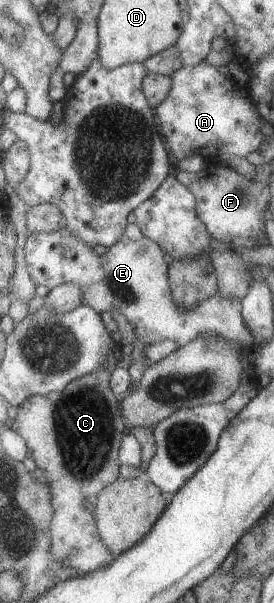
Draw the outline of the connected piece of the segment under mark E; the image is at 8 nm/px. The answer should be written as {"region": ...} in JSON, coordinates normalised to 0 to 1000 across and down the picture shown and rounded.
{"region":[[[245,378],[193,385],[120,385],[99,386],[88,405],[88,430],[95,446],[128,473],[164,474],[182,479],[219,471],[274,471],[296,481],[296,498],[303,504],[328,507],[347,517],[423,517],[456,526],[489,547],[496,561],[526,572],[588,567],[591,564],[628,564],[650,575],[682,570],[690,564],[712,564],[712,557],[734,554],[777,554],[821,564],[858,564],[909,579],[927,579],[923,557],[887,537],[880,527],[876,496],[807,494],[785,486],[755,498],[712,504],[704,511],[668,511],[653,514],[624,494],[613,471],[613,436],[606,421],[540,395],[515,393],[504,398],[471,396],[456,388],[391,411],[383,420],[358,423],[332,408],[281,398],[259,391]]]}

